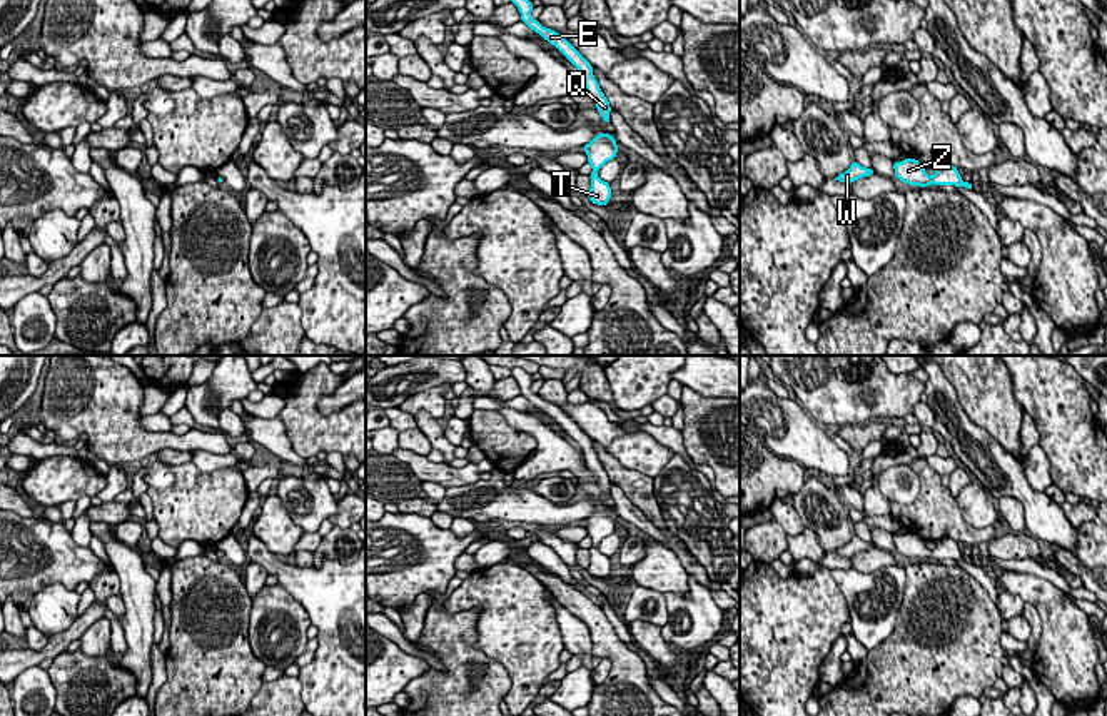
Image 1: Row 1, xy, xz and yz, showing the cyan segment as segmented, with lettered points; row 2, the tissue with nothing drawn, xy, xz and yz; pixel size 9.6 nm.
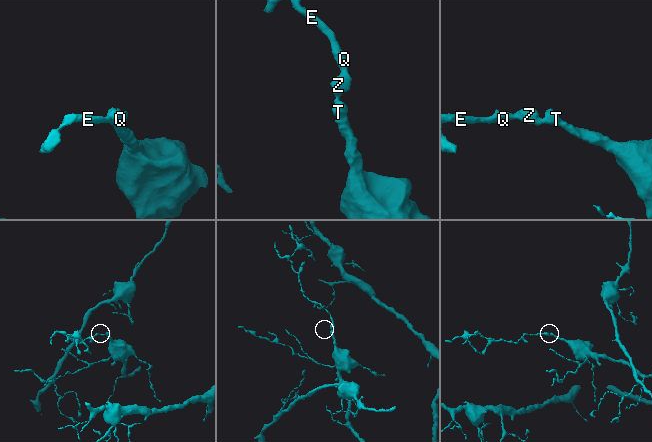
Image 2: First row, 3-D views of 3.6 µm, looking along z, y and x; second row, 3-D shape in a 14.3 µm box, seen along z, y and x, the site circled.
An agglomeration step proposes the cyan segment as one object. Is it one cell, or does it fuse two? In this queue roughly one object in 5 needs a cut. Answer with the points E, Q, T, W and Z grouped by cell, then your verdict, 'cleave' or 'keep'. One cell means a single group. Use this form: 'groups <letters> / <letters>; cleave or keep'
groups E Q T W Z; keep

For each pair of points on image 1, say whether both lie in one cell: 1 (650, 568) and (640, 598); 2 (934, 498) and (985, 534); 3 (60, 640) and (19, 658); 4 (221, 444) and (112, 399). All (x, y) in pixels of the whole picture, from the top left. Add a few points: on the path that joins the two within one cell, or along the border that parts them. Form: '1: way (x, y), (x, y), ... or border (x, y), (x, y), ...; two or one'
1: border (635, 584), (655, 588), (662, 593); two
2: way (944, 511), (967, 534), (972, 534); one
3: way (50, 650), (29, 658); one
4: way (192, 441), (146, 441), (132, 428); one

